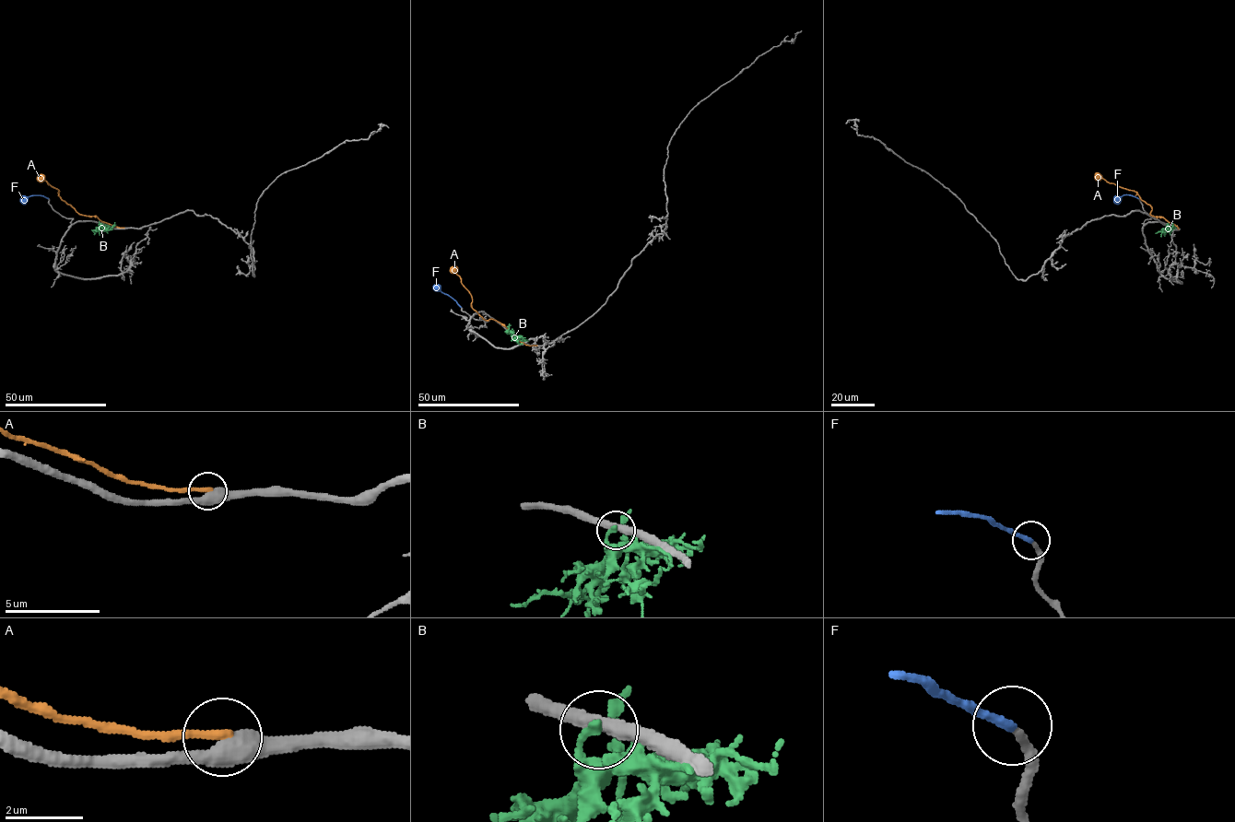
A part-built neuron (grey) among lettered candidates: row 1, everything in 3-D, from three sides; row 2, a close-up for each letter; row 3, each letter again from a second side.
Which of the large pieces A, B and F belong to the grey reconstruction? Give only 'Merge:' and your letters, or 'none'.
Merge: F

